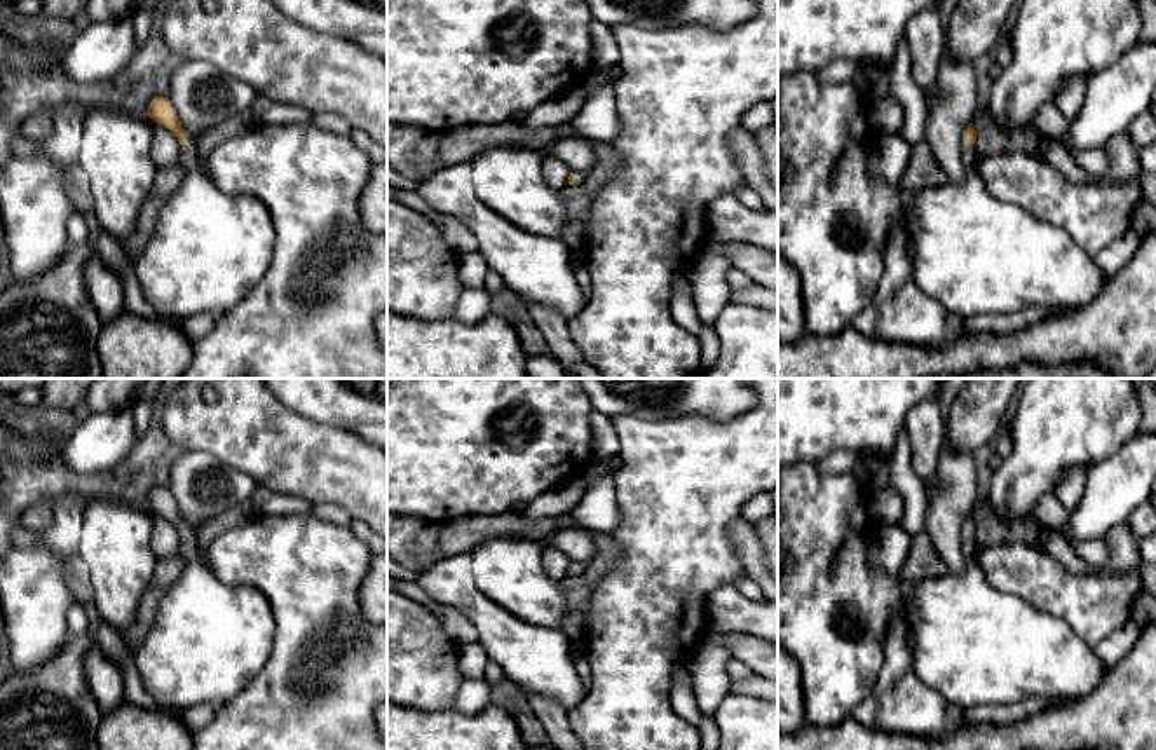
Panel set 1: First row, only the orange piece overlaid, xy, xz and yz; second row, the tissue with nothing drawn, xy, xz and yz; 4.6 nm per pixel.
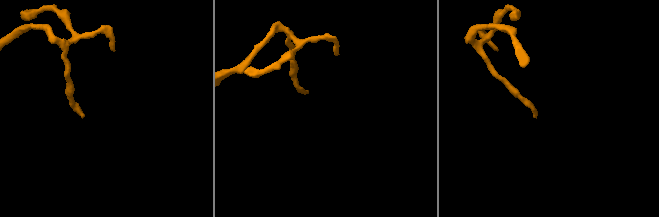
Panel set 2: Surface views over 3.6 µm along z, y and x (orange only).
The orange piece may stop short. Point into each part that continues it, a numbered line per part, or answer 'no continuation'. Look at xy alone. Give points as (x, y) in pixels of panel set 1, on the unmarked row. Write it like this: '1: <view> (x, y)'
1: xy (208, 640)

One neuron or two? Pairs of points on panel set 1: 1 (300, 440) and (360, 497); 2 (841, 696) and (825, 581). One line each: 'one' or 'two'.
1: one
2: one

